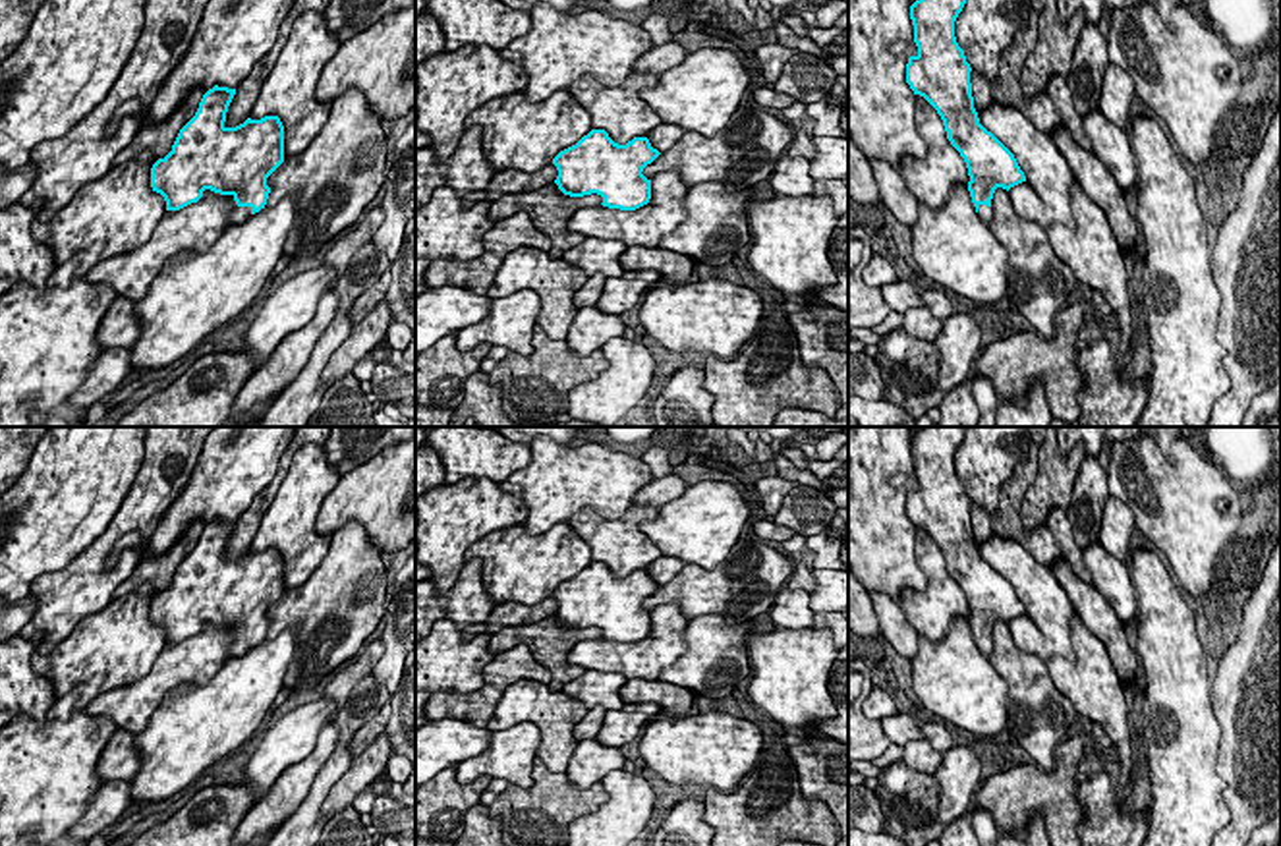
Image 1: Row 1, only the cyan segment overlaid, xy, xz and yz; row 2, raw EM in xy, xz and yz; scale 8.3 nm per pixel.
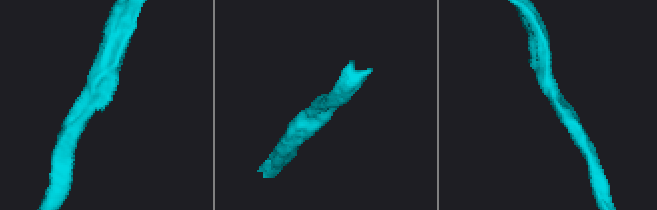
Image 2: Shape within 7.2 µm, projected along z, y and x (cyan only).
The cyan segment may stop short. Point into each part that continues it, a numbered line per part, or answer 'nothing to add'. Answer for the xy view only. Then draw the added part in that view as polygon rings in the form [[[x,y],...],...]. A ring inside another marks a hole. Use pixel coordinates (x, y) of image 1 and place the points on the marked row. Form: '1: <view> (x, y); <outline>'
1: xy (238, 215); [[[234,205],[230,218],[228,218],[228,226],[230,224],[242,224],[251,216],[251,207],[238,207]]]

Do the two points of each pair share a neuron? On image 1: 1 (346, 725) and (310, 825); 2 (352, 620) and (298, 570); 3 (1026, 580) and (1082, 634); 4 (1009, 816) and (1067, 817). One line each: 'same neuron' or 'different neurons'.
1: same neuron
2: different neurons
3: different neurons
4: same neuron

